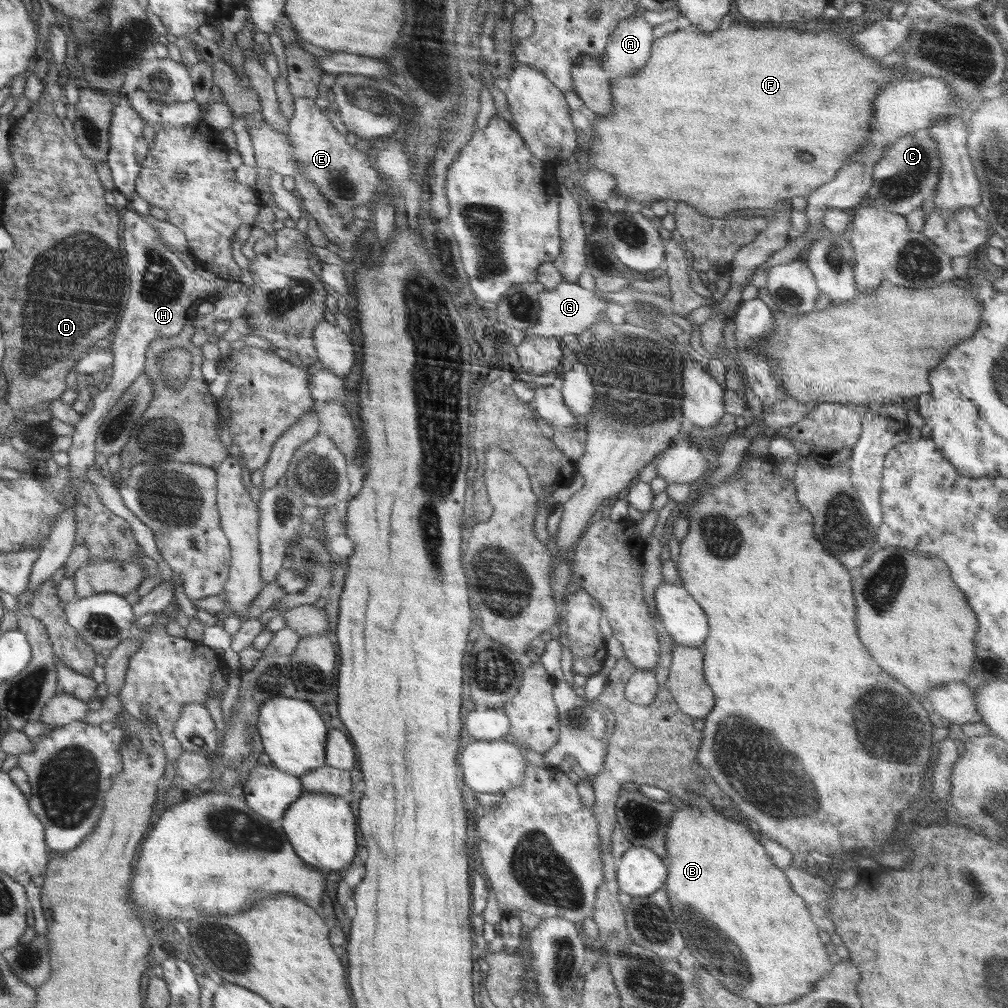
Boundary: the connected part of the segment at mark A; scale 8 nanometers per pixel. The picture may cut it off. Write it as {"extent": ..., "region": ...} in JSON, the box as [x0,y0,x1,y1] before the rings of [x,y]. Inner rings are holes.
{"extent":[605,13,652,78],"region":[[[641,13],[622,20],[610,34],[605,57],[605,71],[613,78],[636,75],[651,58],[652,26]]]}

